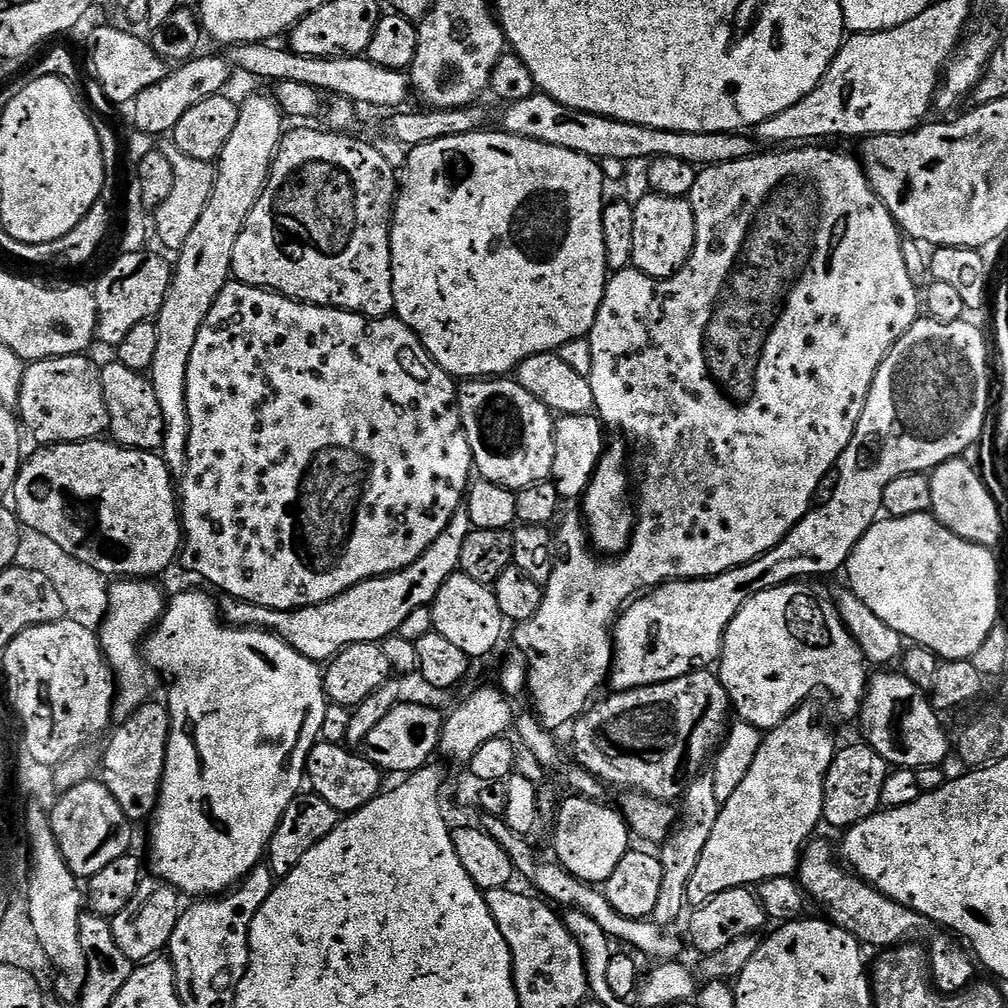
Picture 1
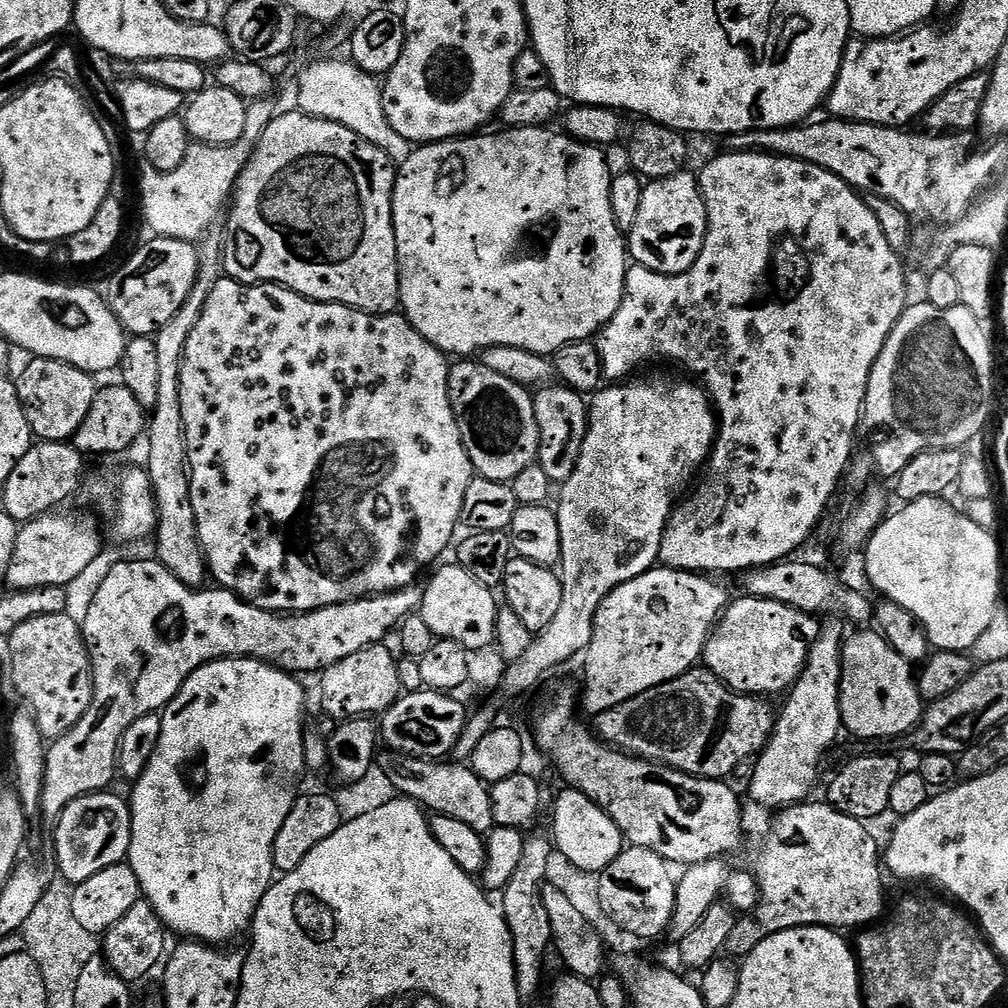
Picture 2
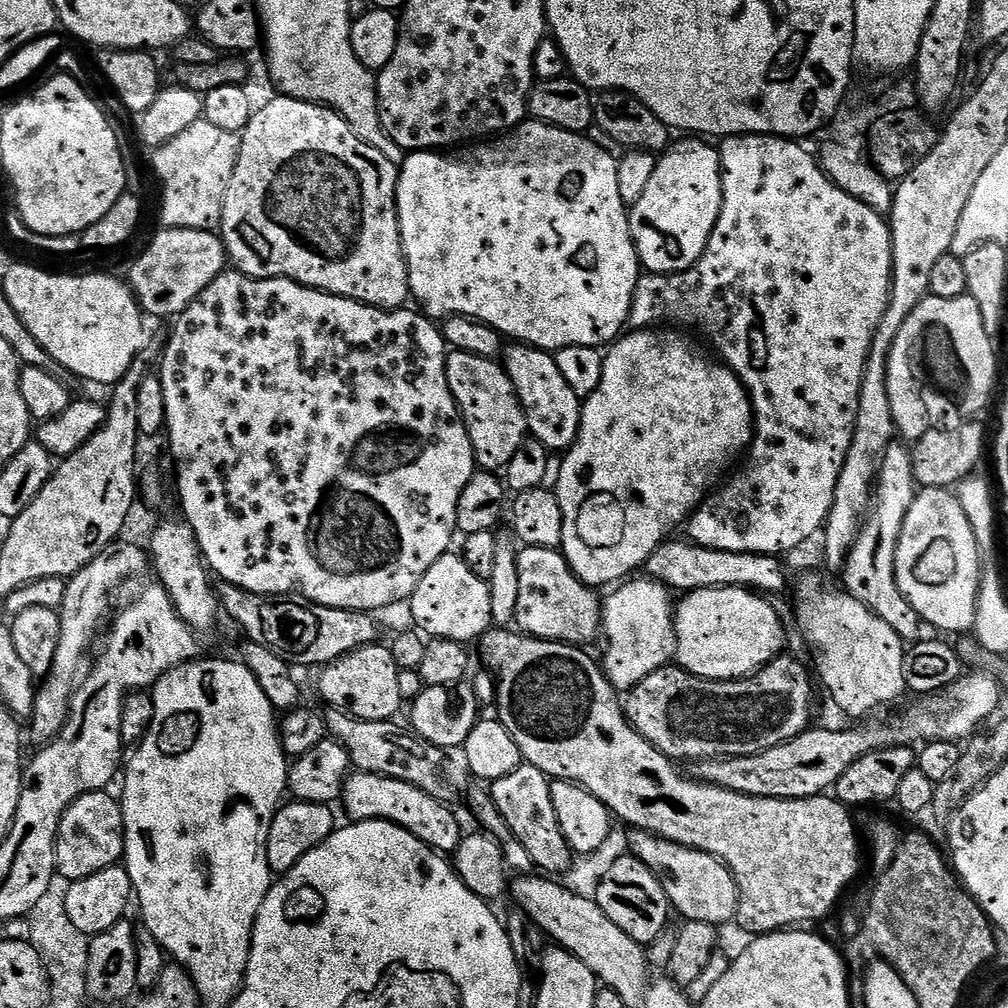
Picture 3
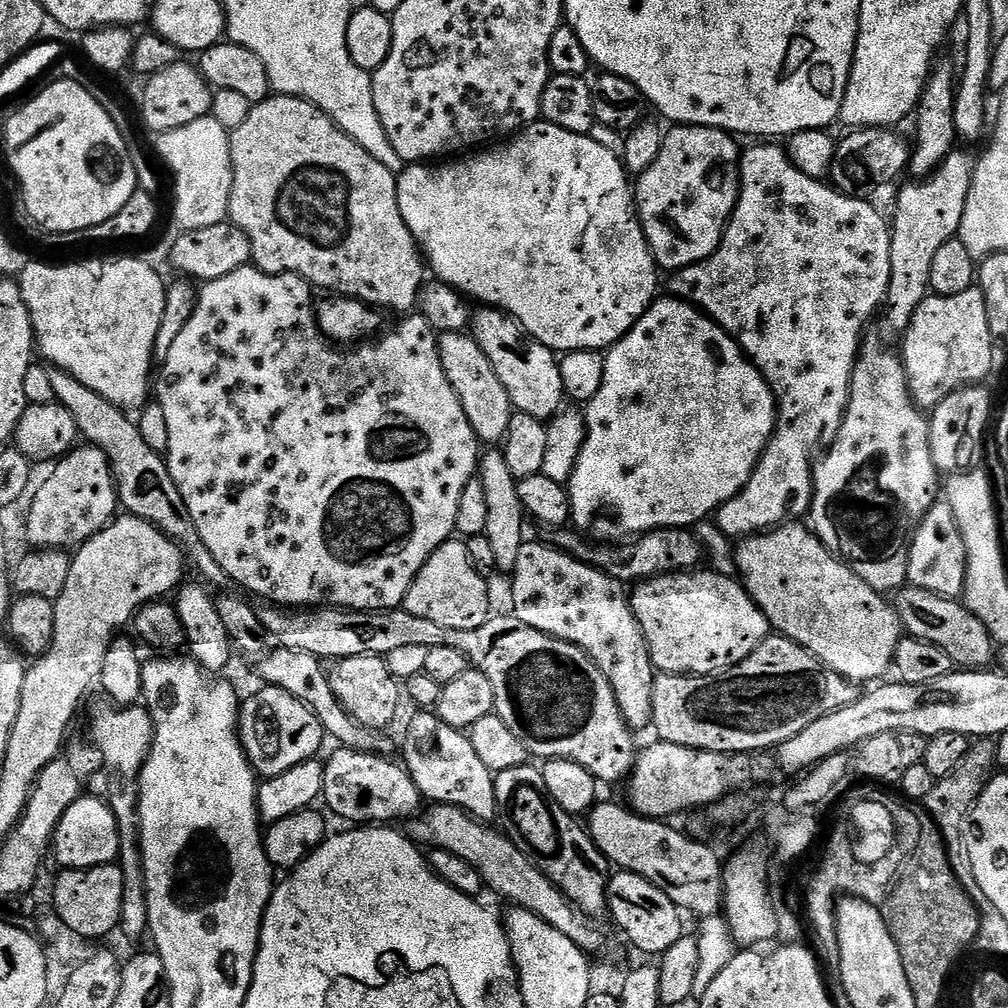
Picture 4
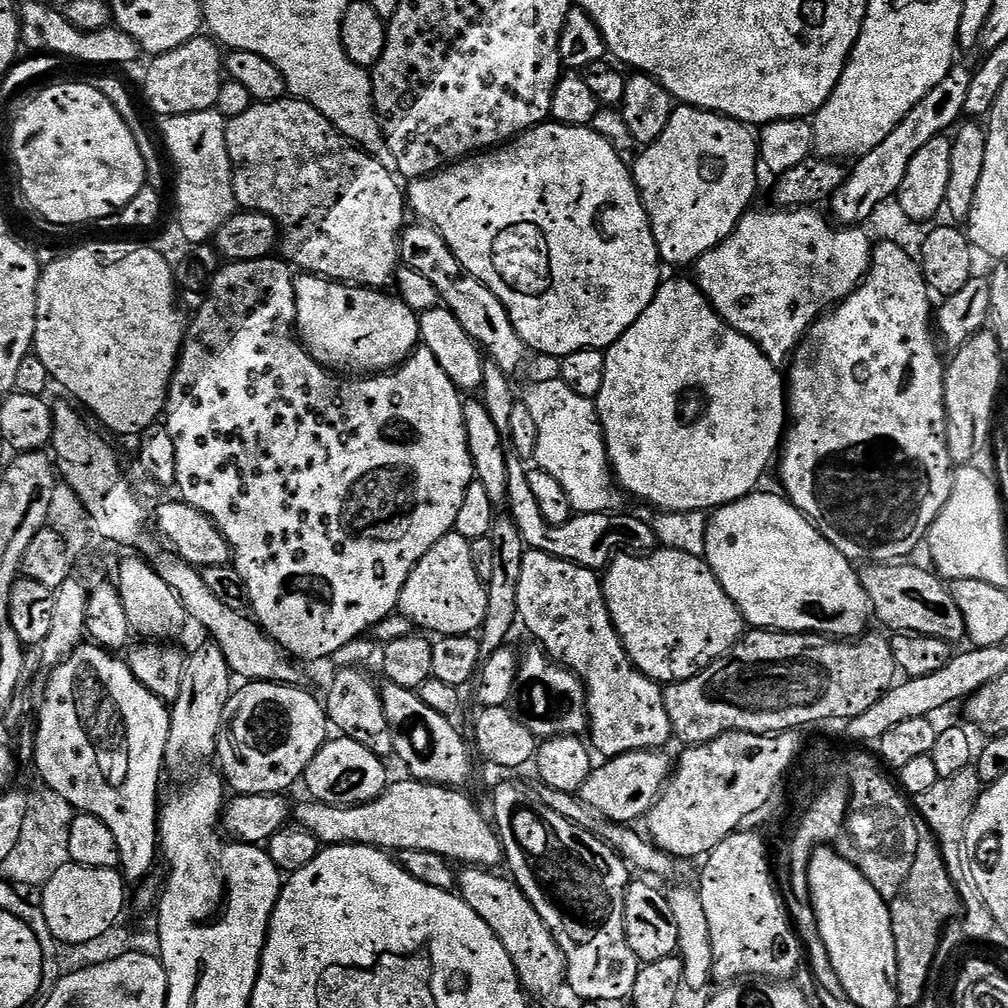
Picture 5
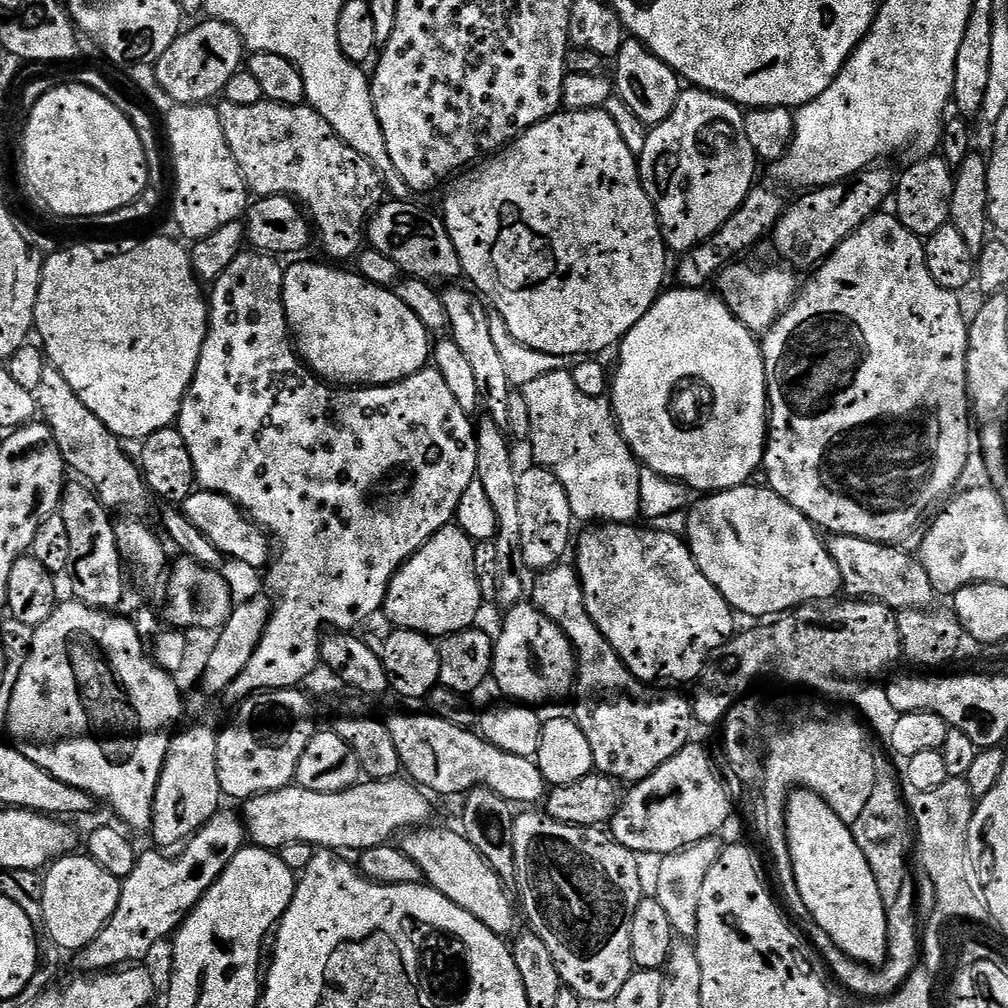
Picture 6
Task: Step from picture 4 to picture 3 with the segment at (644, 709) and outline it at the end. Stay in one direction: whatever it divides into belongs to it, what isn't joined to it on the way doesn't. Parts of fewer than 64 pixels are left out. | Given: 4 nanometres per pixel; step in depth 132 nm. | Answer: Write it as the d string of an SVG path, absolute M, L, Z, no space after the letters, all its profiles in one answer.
M521 547L516 554L518 562L518 610L515 627L523 635L536 636L540 640L560 640L564 644L588 646L602 632L602 600L595 587L584 584L572 573L563 551L554 548Z

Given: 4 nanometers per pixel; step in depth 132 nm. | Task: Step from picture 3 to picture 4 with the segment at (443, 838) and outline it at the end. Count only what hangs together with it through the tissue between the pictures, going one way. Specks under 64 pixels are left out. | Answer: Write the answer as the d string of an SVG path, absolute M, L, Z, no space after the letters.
M337 747L335 751L332 757L324 760L322 797L323 803L328 803L334 815L353 820L351 823L356 826L384 826L396 822L392 820L407 821L421 811L420 791L418 786L414 786L414 778L403 763L396 761L395 764L387 760L387 755L375 752L359 752L342 747Z

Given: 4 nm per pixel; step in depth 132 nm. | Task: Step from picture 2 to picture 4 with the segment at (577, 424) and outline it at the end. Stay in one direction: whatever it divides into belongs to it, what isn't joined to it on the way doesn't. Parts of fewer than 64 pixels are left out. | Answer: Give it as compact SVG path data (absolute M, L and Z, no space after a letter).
M480 306L473 311L470 335L478 342L478 346L482 346L482 354L490 358L490 366L494 366L494 374L498 374L502 386L506 386L506 394L510 394L510 402L515 411L530 414L530 418L538 418L545 422L561 412L565 407L566 397L557 353L542 342L532 339L531 334L515 318L495 306Z

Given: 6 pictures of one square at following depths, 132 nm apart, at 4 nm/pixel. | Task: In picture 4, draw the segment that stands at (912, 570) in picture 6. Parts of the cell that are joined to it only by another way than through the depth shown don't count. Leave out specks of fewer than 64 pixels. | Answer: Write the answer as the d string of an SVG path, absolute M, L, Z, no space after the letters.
M905 586L895 593L894 607L903 631L911 639L925 640L938 650L950 654L953 665L960 670L984 670L994 660L994 641L986 626L959 599L939 596L930 590Z

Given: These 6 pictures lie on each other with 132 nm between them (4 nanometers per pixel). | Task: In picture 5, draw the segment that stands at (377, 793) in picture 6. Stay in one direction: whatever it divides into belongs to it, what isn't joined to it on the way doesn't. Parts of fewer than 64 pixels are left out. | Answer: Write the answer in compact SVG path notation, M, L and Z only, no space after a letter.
M403 778L389 783L378 798L365 804L355 804L349 808L339 808L333 804L307 802L300 809L295 809L294 816L299 827L308 828L310 834L320 839L321 845L365 844L371 848L382 848L399 854L406 850L430 850L442 854L447 860L459 862L464 866L475 866L485 870L495 869L496 863L504 860L504 847L500 845L500 833L482 813L476 804L463 791L455 788L443 788L440 784L423 784L421 780Z

